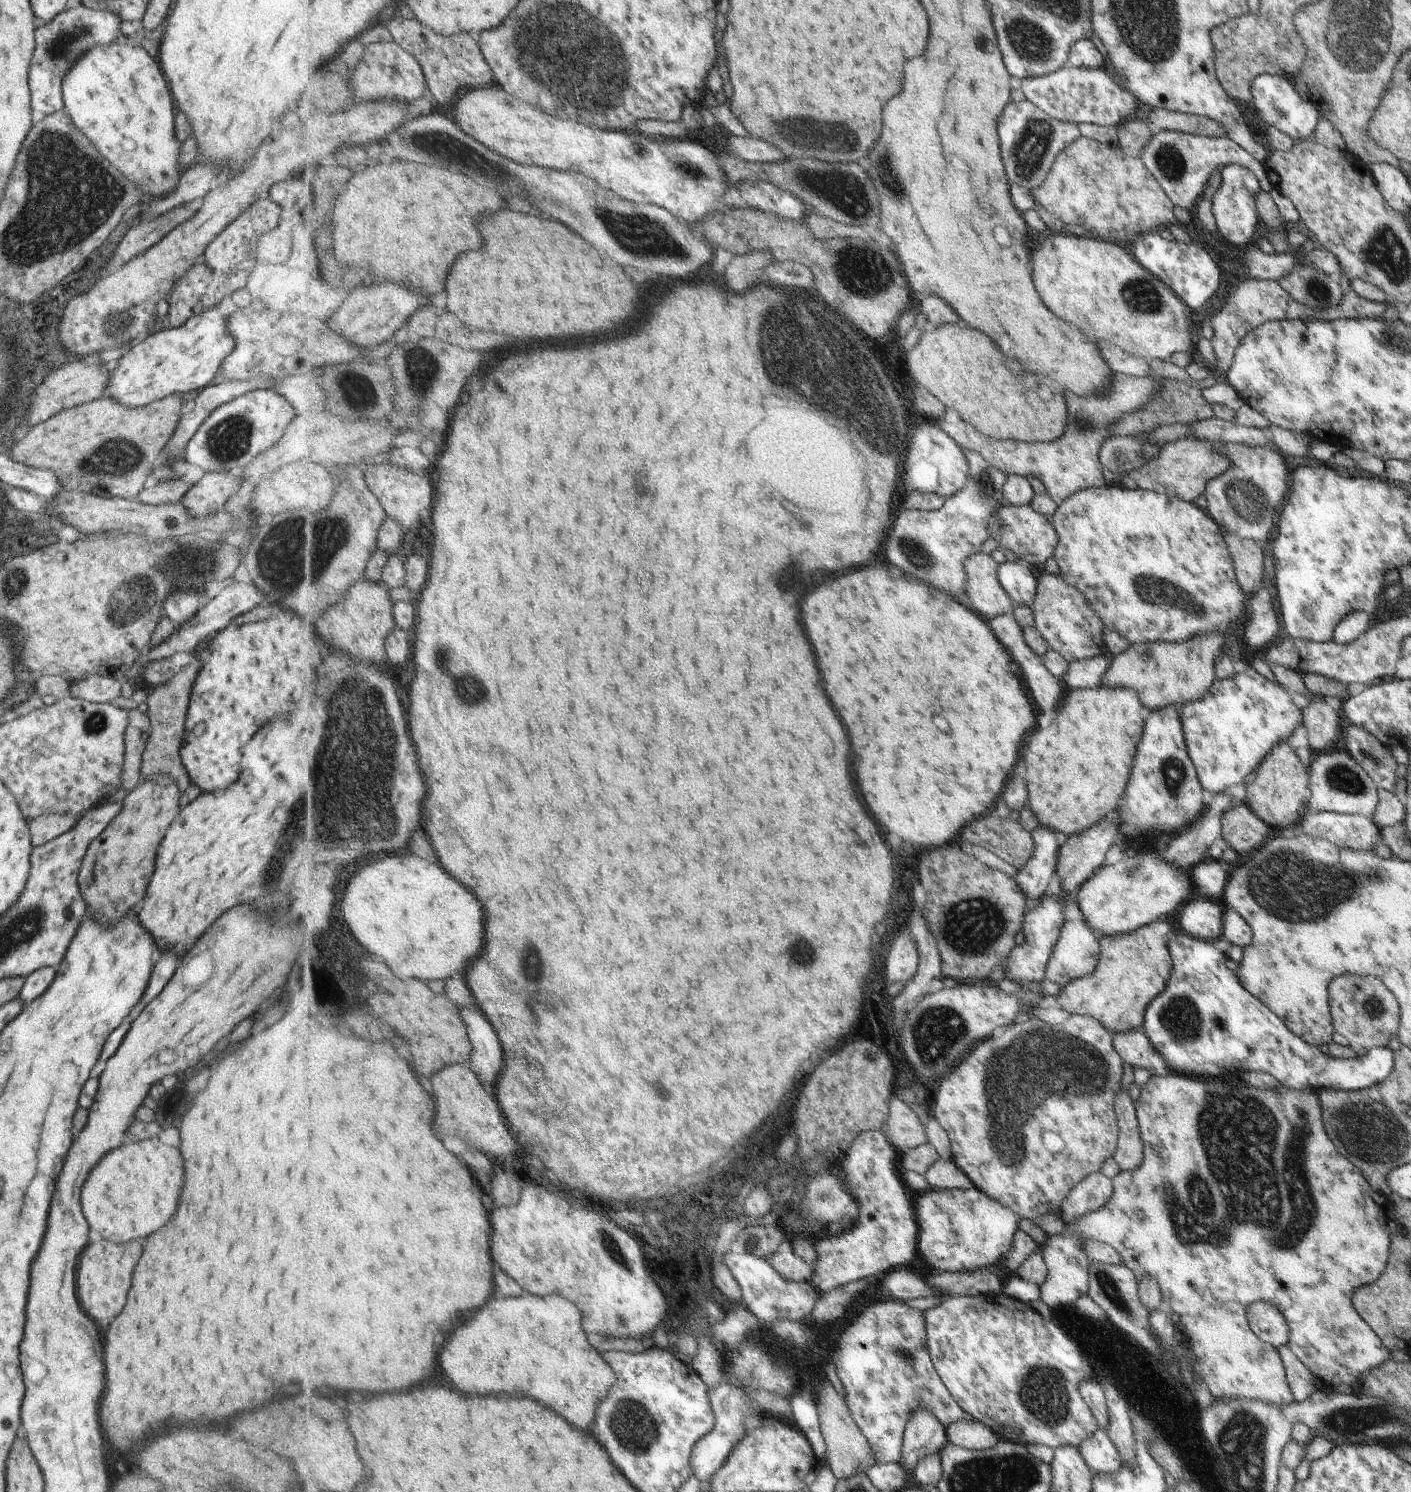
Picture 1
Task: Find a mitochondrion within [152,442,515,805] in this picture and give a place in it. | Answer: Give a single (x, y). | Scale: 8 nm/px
(294, 553)

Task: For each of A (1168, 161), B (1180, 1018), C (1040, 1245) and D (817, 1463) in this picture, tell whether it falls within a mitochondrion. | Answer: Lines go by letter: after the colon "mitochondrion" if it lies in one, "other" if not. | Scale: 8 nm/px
A: mitochondrion
B: mitochondrion
C: other
D: other

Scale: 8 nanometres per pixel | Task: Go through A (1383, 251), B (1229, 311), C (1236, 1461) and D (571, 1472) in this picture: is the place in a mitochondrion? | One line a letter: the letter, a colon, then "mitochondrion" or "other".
A: mitochondrion
B: other
C: mitochondrion
D: other

